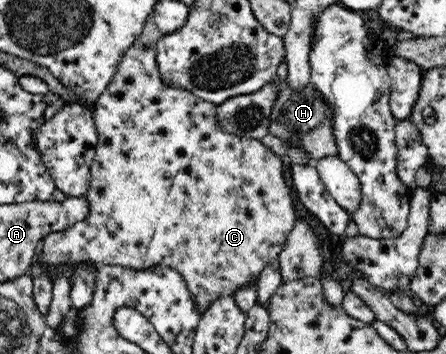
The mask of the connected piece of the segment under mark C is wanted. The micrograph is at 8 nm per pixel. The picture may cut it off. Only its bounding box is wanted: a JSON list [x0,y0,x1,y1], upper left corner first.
[40,42,298,314]

